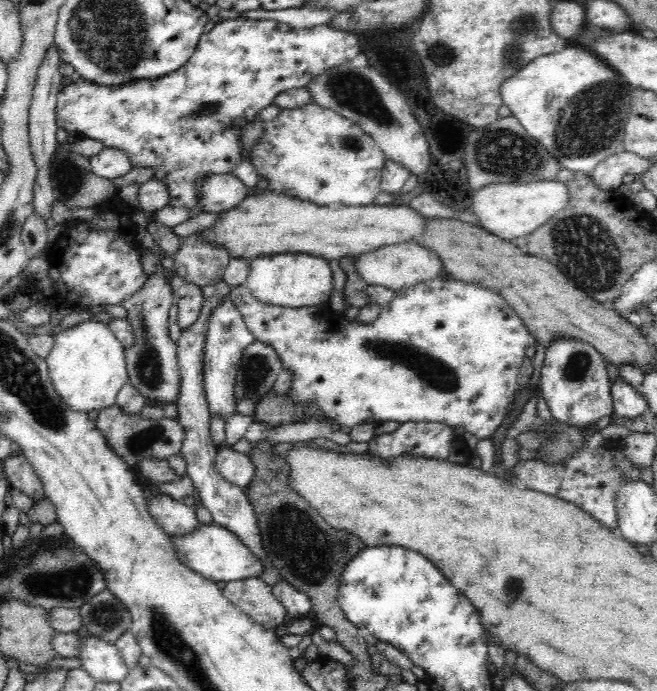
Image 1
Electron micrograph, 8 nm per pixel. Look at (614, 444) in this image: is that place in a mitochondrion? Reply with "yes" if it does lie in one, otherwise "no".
no

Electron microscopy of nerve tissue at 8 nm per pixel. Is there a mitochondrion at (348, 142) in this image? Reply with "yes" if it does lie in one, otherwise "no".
yes

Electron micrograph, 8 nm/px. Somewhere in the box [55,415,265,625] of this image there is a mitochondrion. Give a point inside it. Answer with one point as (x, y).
(149, 438)

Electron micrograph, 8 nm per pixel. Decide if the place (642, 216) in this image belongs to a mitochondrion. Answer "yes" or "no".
no

